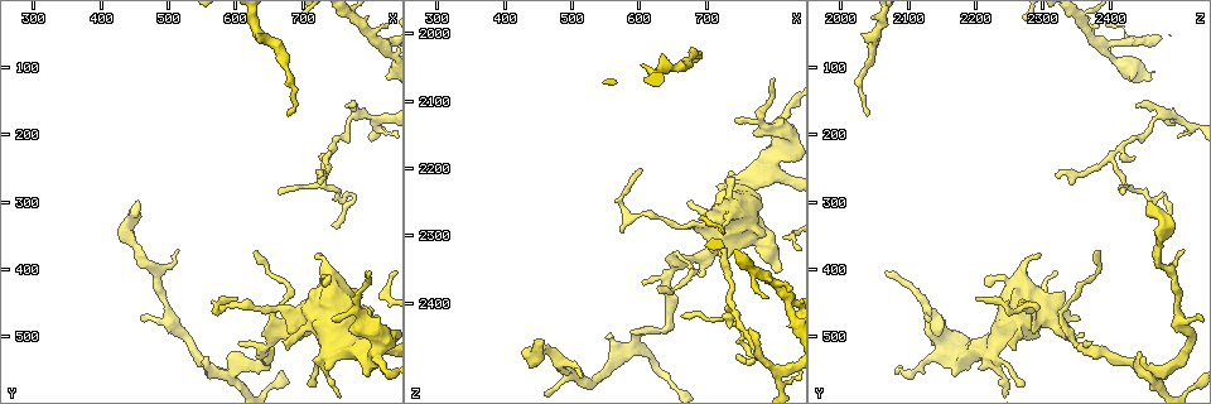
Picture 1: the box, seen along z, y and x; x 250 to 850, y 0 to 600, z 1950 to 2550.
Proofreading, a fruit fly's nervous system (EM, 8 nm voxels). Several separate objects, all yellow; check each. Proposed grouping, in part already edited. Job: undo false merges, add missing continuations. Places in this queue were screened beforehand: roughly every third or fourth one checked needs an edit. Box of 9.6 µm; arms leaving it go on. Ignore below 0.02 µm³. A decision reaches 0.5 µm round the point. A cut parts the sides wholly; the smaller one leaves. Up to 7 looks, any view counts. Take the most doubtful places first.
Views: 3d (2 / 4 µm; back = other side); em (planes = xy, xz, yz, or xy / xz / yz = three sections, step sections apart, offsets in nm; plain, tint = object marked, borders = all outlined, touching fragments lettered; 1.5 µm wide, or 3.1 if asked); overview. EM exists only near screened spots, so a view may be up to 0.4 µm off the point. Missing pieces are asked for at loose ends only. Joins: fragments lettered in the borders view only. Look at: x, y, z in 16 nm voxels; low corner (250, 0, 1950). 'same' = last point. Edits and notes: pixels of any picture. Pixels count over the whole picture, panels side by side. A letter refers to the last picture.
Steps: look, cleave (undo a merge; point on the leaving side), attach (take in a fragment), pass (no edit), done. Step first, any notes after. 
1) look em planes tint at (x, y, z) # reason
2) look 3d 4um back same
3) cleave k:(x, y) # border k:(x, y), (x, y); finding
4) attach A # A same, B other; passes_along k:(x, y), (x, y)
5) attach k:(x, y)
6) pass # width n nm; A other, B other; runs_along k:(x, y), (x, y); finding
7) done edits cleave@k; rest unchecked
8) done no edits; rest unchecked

look 3d 4um at (800, 405, 2065) # tapers out

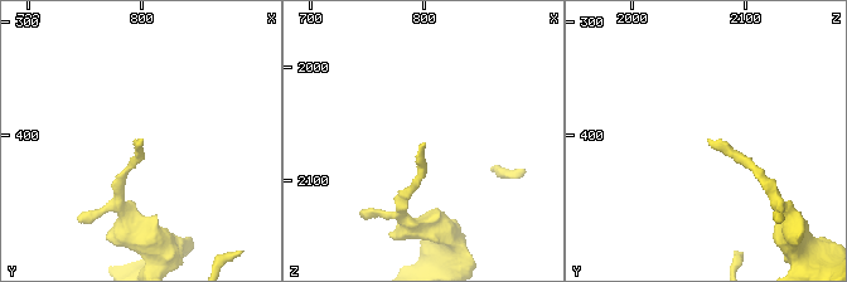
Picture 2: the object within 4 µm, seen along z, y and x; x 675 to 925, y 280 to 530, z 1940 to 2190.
look em planes plain at (800, 402, 2066) # now the EM

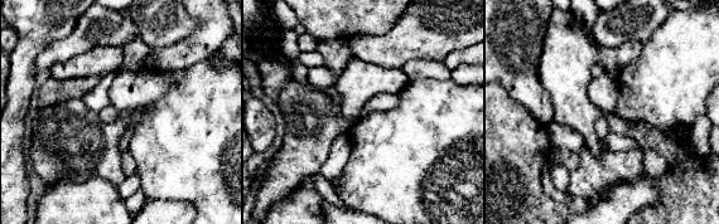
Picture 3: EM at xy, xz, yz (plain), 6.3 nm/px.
look em planes borders same

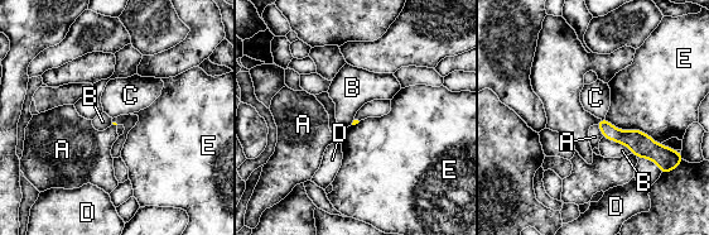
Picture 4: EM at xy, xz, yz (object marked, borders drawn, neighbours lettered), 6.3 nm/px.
pass # A other, B other, C other, D other, E other; runs_along 4:(602, 123), (612, 133), (662, 157); no lettered fragment goes on from it

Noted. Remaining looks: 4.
look 3d 2um at (740, 480, 2130)

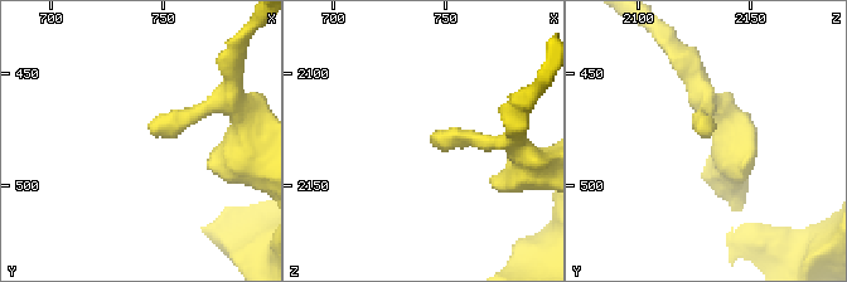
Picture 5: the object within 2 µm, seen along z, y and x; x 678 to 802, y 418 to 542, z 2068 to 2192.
look em planes borders at (743, 475, 2132)

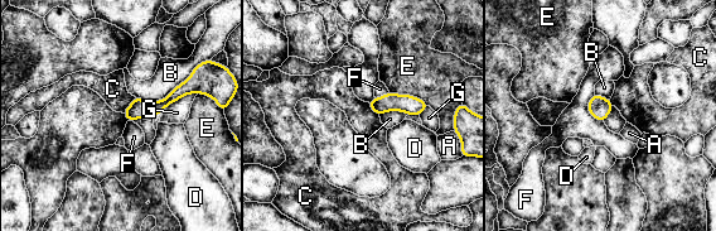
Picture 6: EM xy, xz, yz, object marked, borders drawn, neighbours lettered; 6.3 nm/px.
pass # A other, B other, C other, D other, E other, F other, G other; runs_along 6:(192, 86), (156, 107), (127, 112); no lettered fragment goes on from it

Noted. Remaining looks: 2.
look 3d 4um at (750, 335, 2475) # free end

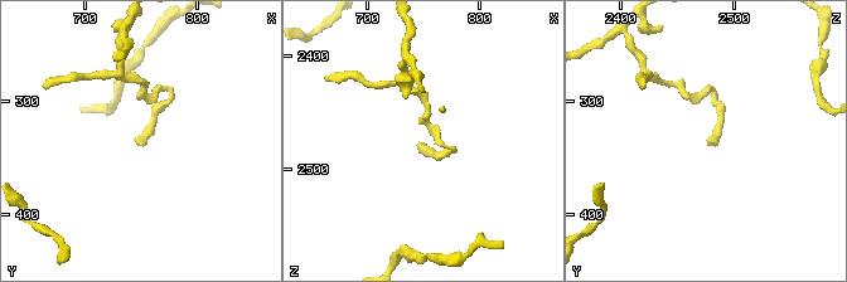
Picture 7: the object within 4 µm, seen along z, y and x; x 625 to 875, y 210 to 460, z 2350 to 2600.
look em planes borders at (744, 332, 2476) # shape alone is not enough

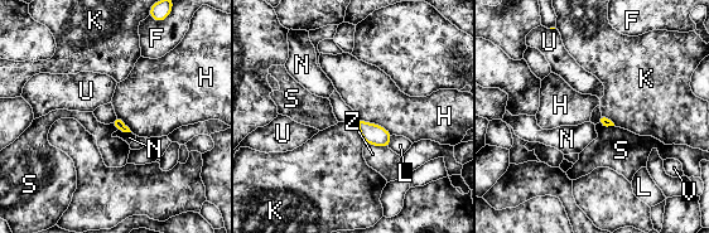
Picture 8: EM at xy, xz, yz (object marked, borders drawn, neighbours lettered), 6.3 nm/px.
pass # longest_contact H 240 nm; F other, H other, K other, L other, N other, S other, U other, V other, Z other; border 8:(357, 119), (377, 124), (391, 135); none of them fits

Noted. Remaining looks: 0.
done no edits; rest unchecked

